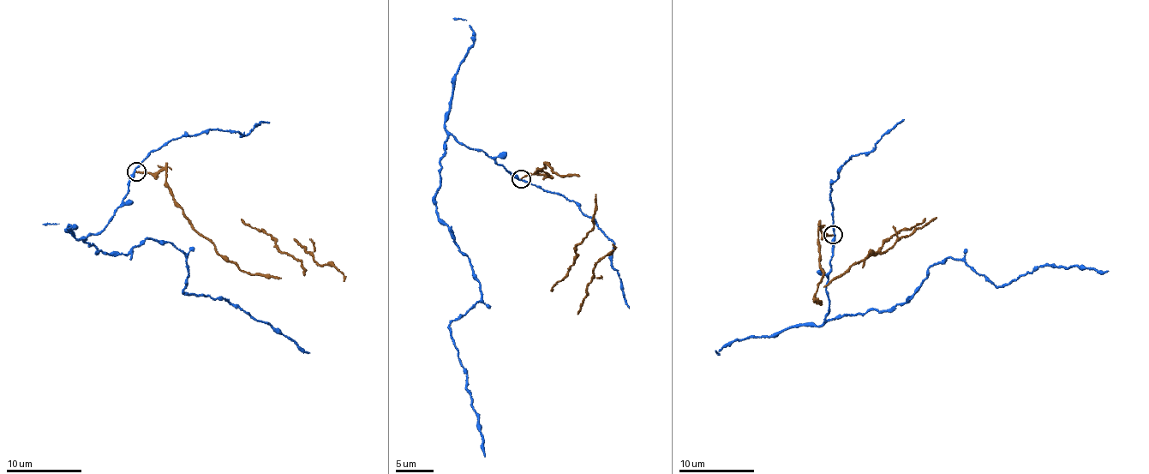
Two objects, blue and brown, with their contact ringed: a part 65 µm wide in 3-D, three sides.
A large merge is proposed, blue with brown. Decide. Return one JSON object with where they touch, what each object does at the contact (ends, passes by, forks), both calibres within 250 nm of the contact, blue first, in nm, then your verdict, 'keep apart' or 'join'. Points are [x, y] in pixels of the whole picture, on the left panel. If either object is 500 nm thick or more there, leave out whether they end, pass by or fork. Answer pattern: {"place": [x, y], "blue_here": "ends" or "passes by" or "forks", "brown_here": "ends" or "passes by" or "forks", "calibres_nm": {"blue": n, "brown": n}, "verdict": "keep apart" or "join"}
{"place": [136, 171], "blue_here": "passes by", "brown_here": "ends", "calibres_nm": {"blue": 240, "brown": 130}, "verdict": "keep apart"}

